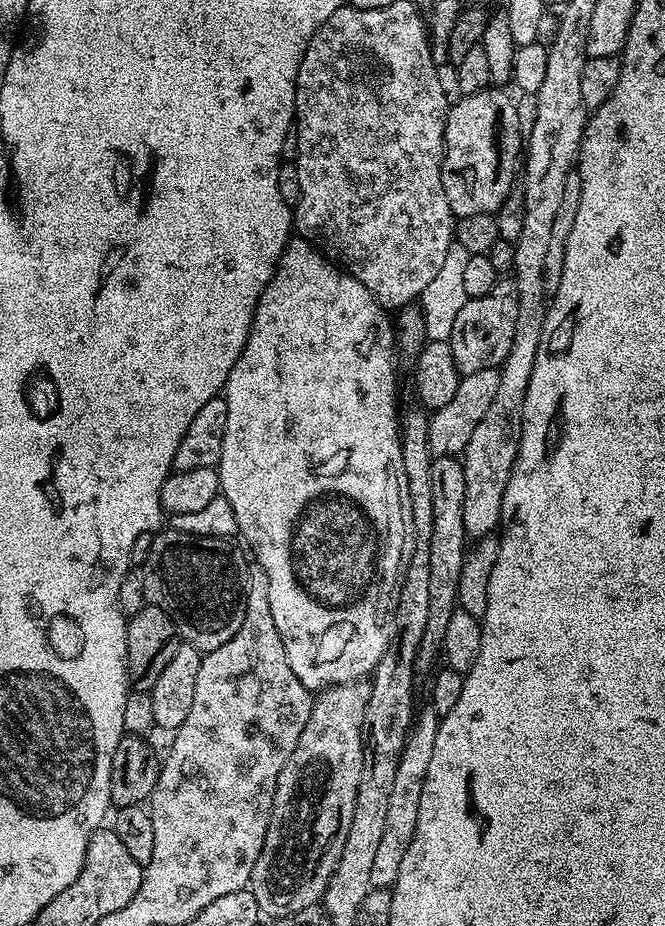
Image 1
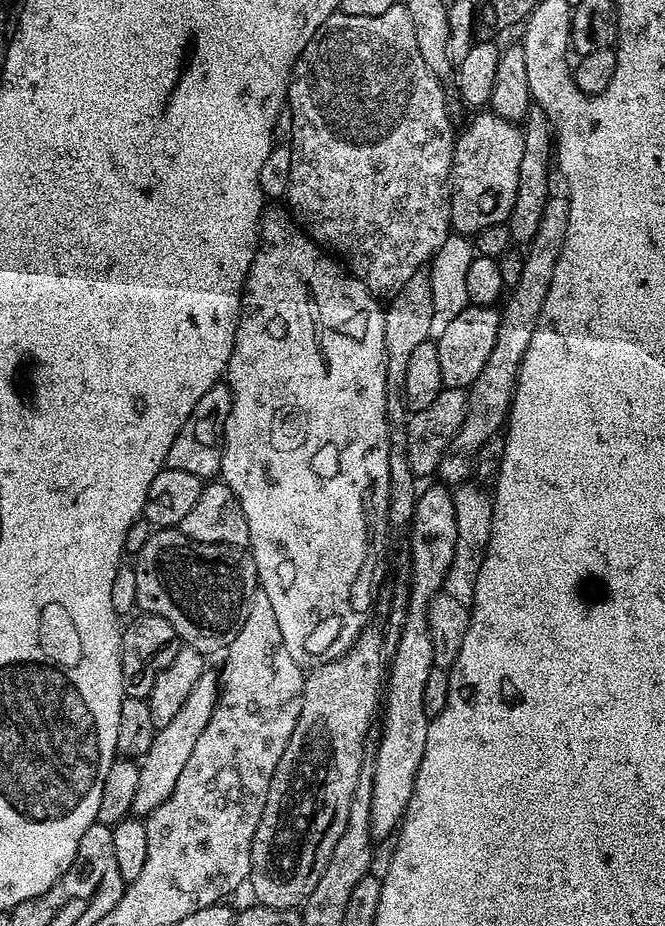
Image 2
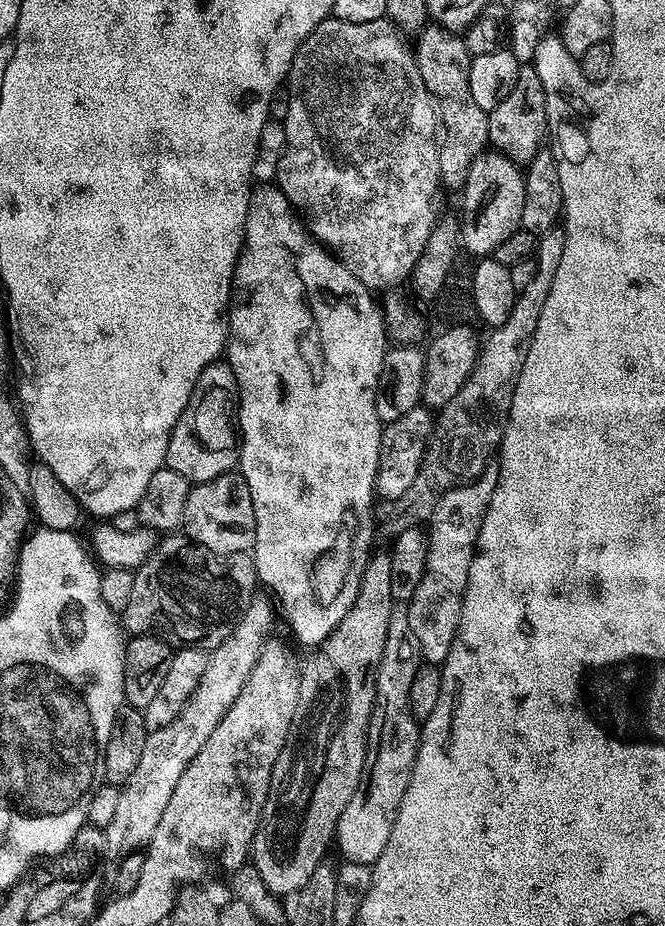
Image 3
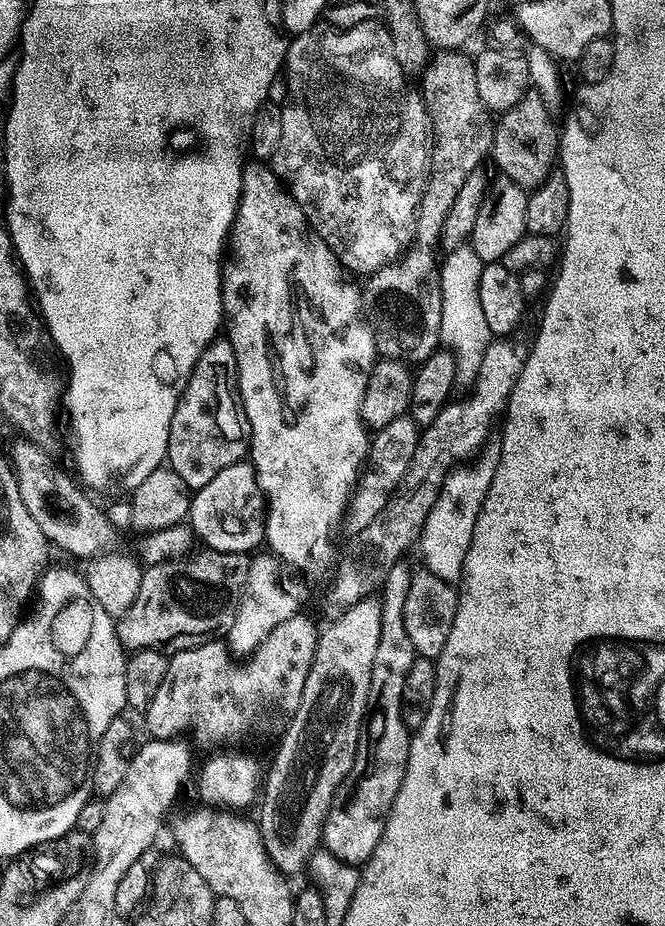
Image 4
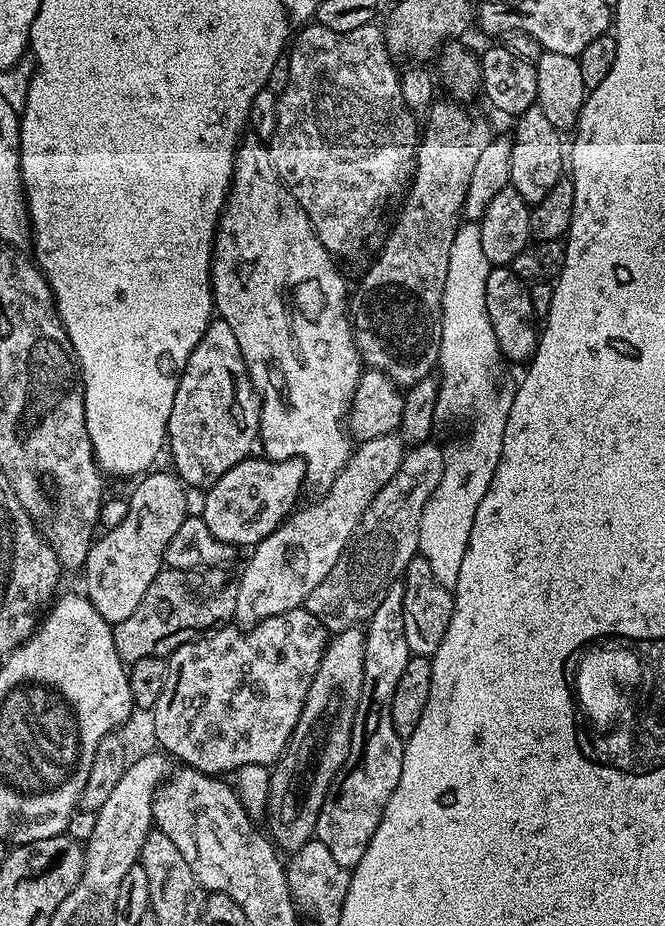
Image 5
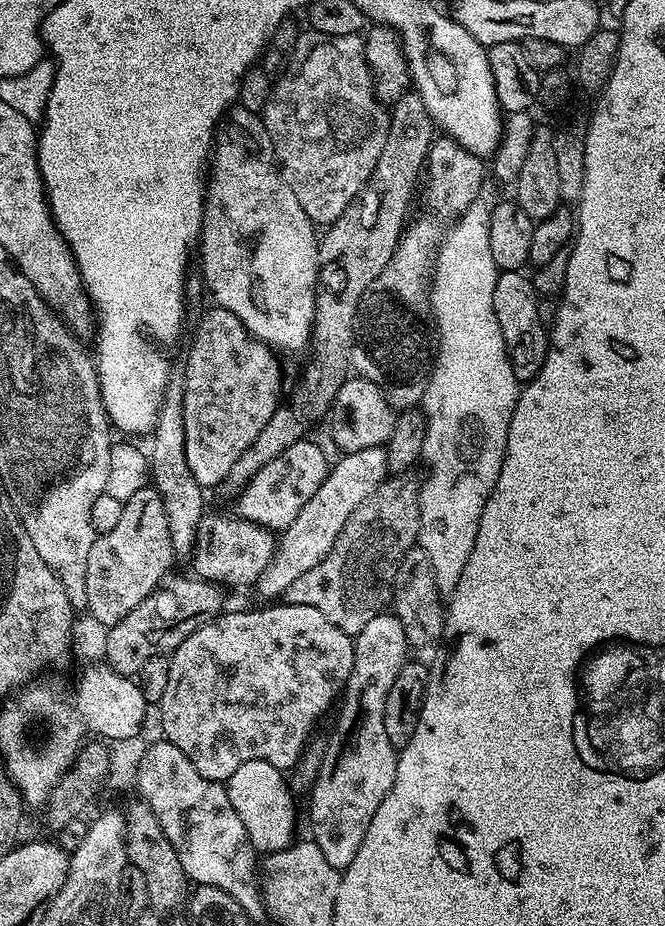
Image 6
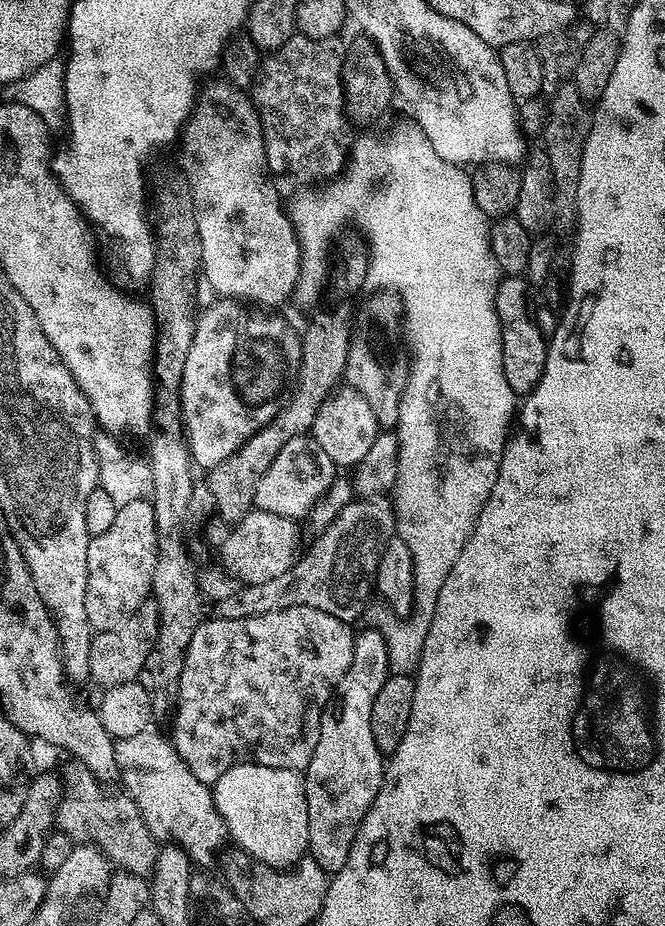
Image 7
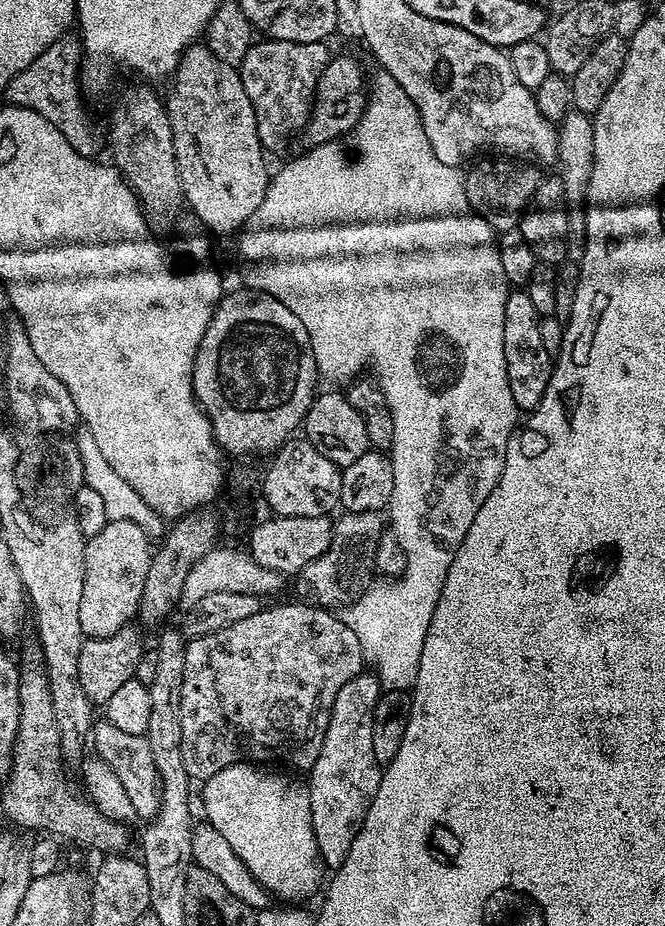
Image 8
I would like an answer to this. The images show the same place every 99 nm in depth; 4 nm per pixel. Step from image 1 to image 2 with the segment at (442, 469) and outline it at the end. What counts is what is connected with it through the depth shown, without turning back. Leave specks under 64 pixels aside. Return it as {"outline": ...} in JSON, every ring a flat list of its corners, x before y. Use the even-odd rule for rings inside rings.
{"outline":[[435,483,417,498,416,509,412,512,412,580,410,579,408,590,408,613,396,648,390,653,390,667,386,672,386,695,382,700,384,729,380,732,376,757,371,761,374,774,370,798,370,830,377,841,386,839,388,835,391,837,404,819,422,754,426,754,430,717,424,709,424,691,426,678,430,678,434,667,428,607,443,589,448,566,454,562,454,550,458,542,452,492,443,483]]}

